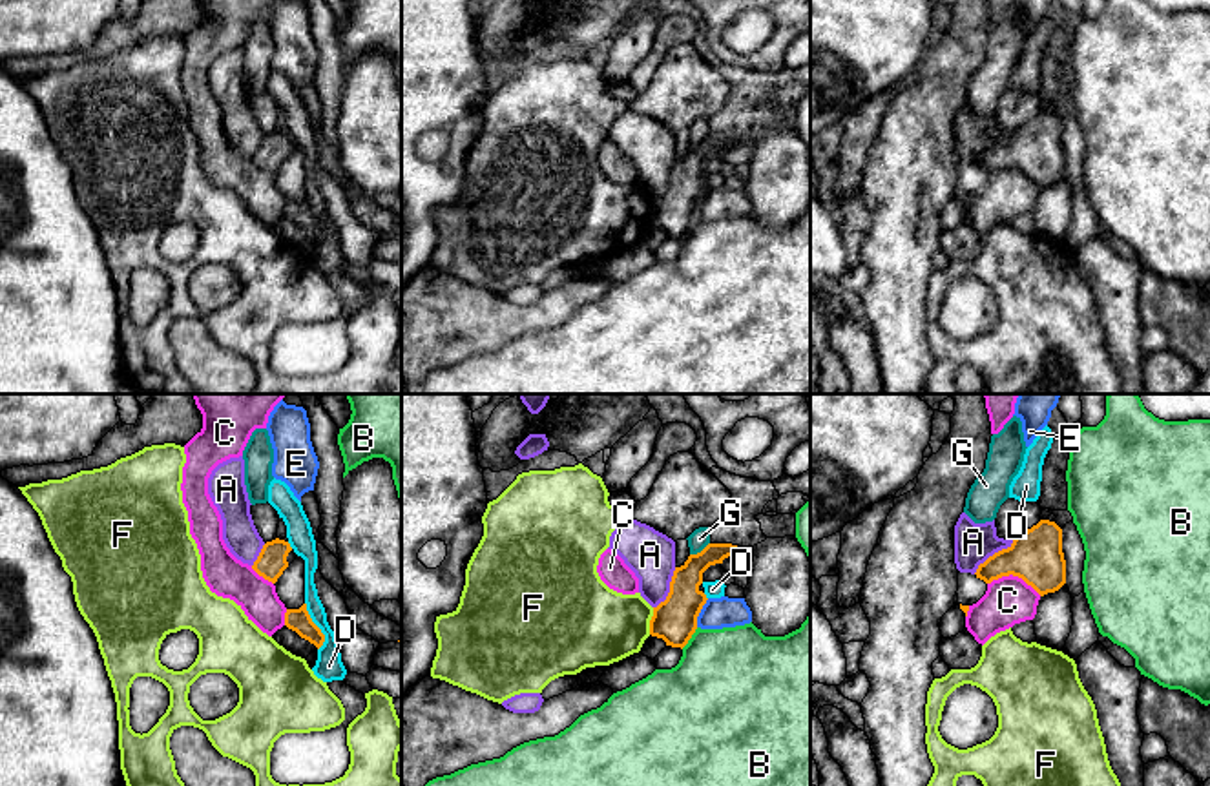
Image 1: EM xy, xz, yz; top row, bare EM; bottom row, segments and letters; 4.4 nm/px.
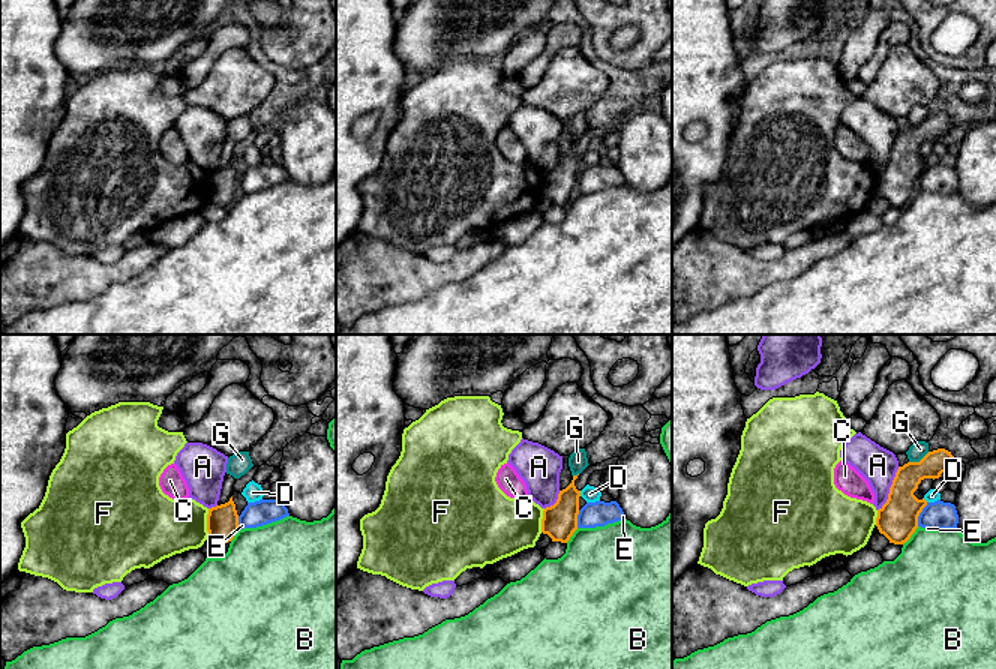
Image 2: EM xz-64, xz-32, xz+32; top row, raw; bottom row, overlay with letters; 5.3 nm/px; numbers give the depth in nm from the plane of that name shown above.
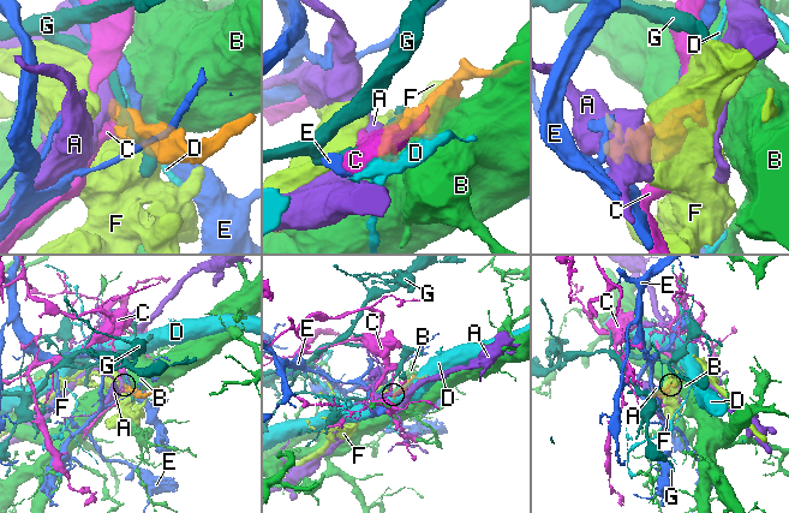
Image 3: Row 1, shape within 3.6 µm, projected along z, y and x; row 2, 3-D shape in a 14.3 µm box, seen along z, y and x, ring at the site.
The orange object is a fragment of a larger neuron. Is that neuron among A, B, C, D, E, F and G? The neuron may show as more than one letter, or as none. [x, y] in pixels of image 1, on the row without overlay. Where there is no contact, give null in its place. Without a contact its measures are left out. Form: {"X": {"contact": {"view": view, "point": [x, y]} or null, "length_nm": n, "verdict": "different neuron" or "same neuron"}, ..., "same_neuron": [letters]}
{"A": {"contact": {"view": "yz", "point": [993, 146]}, "length_nm": 240, "verdict": "different neuron"}, "B": {"contact": {"view": "xz", "point": [690, 228]}, "length_nm": 120, "verdict": "different neuron"}, "C": {"contact": {"view": "yz", "point": [1015, 166]}, "length_nm": 240, "verdict": "different neuron"}, "D": {"contact": {"view": "xy", "point": [316, 217]}, "length_nm": 220, "verdict": "different neuron"}, "E": {"contact": {"view": "xz", "point": [699, 203]}, "length_nm": 140, "verdict": "different neuron"}, "F": {"contact": {"view": "xz", "point": [650, 212]}, "length_nm": 120, "verdict": "different neuron"}, "G": {"contact": {"view": "xz", "point": [701, 143]}, "length_nm": 110, "verdict": "different neuron"}, "same_neuron": []}

